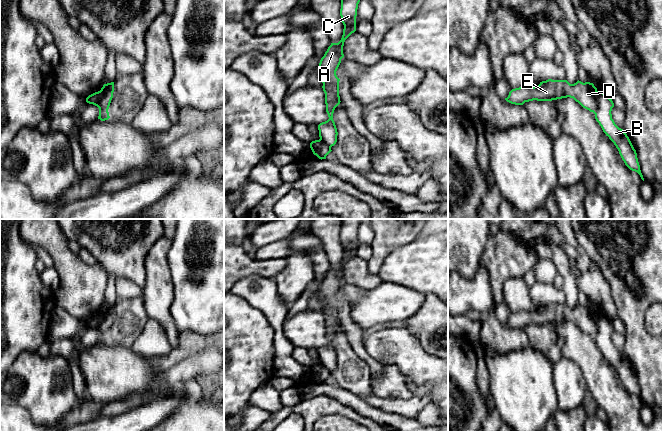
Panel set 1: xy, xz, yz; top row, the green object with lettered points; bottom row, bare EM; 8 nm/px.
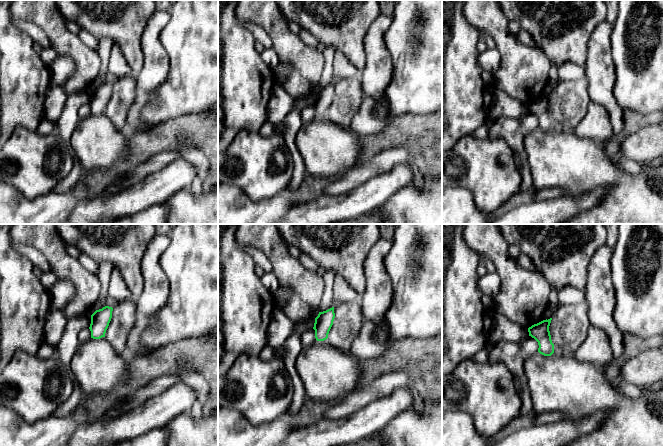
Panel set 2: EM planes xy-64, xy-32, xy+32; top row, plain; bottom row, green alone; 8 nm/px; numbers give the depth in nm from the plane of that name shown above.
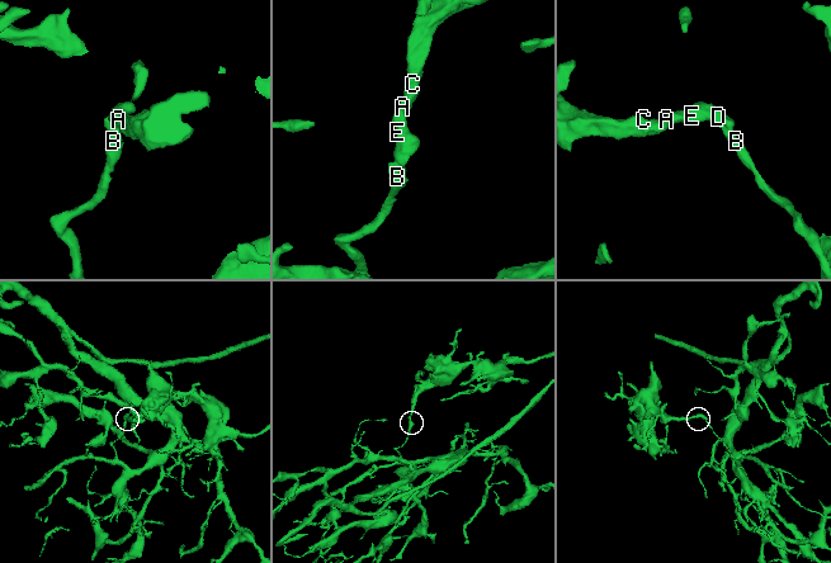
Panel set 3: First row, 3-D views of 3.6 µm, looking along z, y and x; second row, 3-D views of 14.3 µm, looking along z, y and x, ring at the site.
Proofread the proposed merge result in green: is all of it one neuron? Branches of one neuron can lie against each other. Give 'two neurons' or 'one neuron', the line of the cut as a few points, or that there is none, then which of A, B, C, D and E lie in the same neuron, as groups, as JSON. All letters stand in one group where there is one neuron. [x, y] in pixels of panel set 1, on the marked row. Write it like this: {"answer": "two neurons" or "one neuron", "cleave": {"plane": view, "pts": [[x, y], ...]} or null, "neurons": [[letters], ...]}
{"answer": "two neurons", "cleave": {"plane": "yz", "pts": [[597, 91], [597, 110], [594, 113]]}, "neurons": [["A", "C", "D", "E"], ["B"]]}

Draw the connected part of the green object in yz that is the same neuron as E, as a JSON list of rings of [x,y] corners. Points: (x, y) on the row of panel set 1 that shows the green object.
[[[552,80],[540,82],[534,87],[519,87],[512,89],[505,100],[511,104],[523,105],[525,102],[552,101],[562,98],[573,98],[583,108],[595,113],[598,108],[596,99],[597,88],[593,83],[577,81],[570,84],[567,80]]]

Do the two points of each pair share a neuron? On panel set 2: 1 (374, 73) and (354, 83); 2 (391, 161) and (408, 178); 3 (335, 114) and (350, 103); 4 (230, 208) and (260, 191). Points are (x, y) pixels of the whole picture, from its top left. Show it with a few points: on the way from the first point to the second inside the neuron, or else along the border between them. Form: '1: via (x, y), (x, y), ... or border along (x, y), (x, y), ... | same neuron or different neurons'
1: border along (358, 77), (363, 92) | different neurons
2: border along (407, 160), (374, 175) | different neurons
3: via (339, 112), (346, 105) | same neuron
4: border along (228, 184), (238, 186), (254, 201), (272, 197) | different neurons

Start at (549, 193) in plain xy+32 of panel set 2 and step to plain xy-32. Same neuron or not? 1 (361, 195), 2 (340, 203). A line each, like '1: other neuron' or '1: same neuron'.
1: other neuron
2: other neuron

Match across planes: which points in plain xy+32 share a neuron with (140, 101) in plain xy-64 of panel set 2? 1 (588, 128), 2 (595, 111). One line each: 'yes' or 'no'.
1: yes
2: yes

